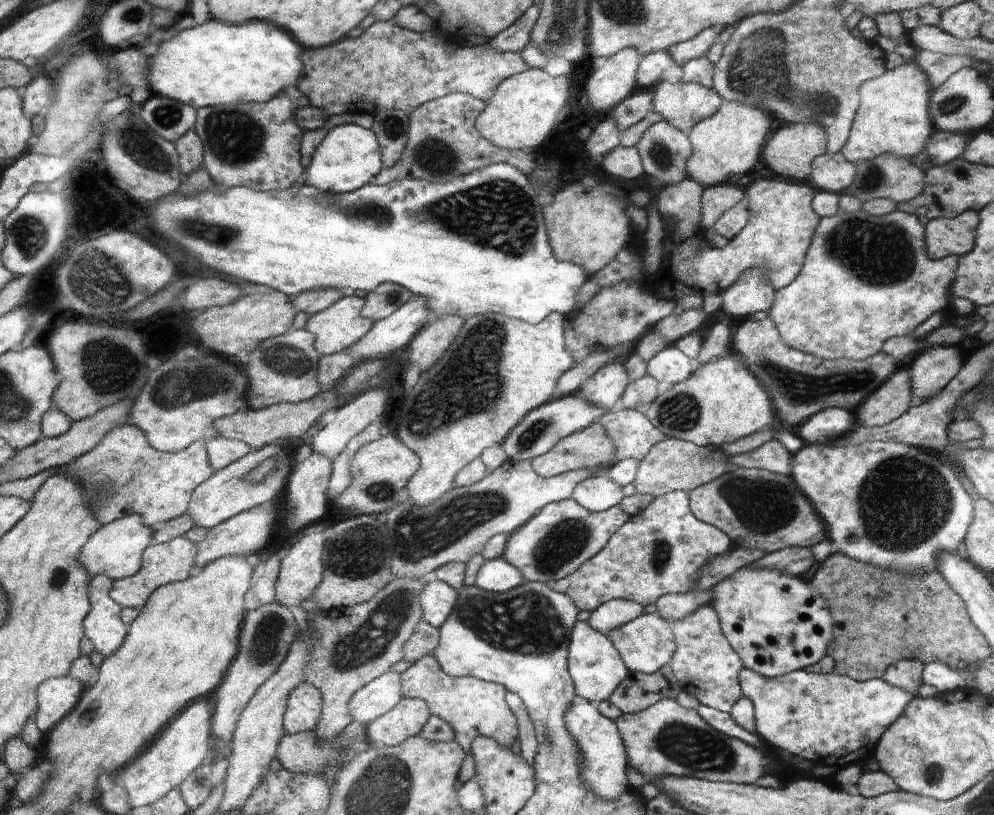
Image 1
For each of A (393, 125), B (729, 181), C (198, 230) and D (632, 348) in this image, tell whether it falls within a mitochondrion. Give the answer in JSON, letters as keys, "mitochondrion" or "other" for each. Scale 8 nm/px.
{"A":"mitochondrion","B":"other","C":"mitochondrion","D":"other"}

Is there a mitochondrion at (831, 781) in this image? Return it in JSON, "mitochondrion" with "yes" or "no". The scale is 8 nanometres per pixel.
{"mitochondrion":"no"}

